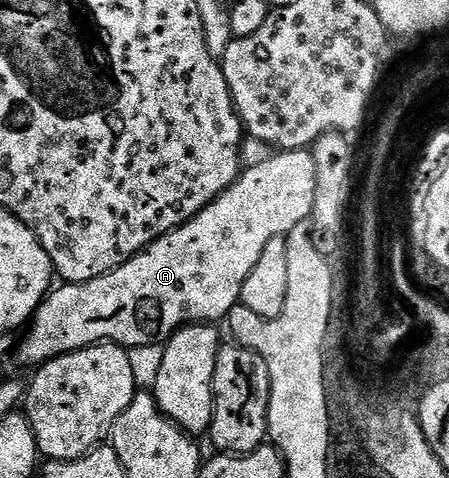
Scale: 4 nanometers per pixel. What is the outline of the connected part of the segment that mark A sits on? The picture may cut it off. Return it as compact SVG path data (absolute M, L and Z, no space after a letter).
M311 150L302 151L280 151L266 161L262 161L262 165L254 165L247 168L241 174L236 182L230 185L230 189L222 192L218 198L210 205L206 205L206 209L202 209L189 223L182 224L178 229L174 229L170 233L166 233L161 239L154 240L150 244L147 251L141 251L139 255L135 255L130 261L126 261L118 269L114 269L110 273L106 273L102 277L94 277L94 281L86 281L85 283L64 283L55 289L49 290L44 302L36 310L30 322L27 324L26 330L23 332L24 340L18 343L18 351L20 347L20 359L29 369L35 369L42 363L48 363L54 357L65 355L66 353L74 353L81 351L87 347L94 347L97 343L117 343L119 347L125 349L137 347L138 345L161 345L168 342L177 329L185 324L190 323L206 323L209 325L219 324L219 319L224 319L231 313L240 303L240 294L242 293L242 285L246 285L246 277L250 277L250 269L254 269L254 265L258 265L258 257L262 257L262 249L266 249L266 244L274 241L274 237L283 235L285 237L292 231L297 230L301 226L300 223L309 218L312 214L312 206L314 205L314 189L316 188L316 166L314 165L314 157Z

